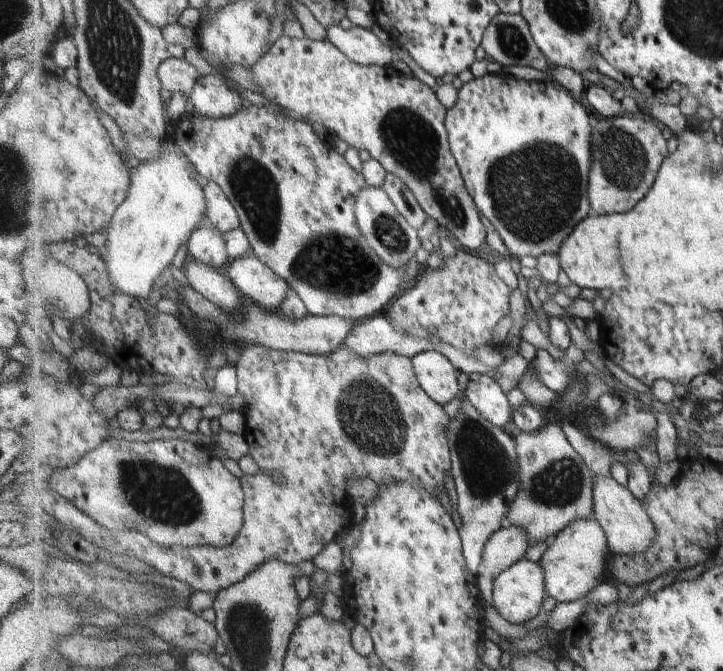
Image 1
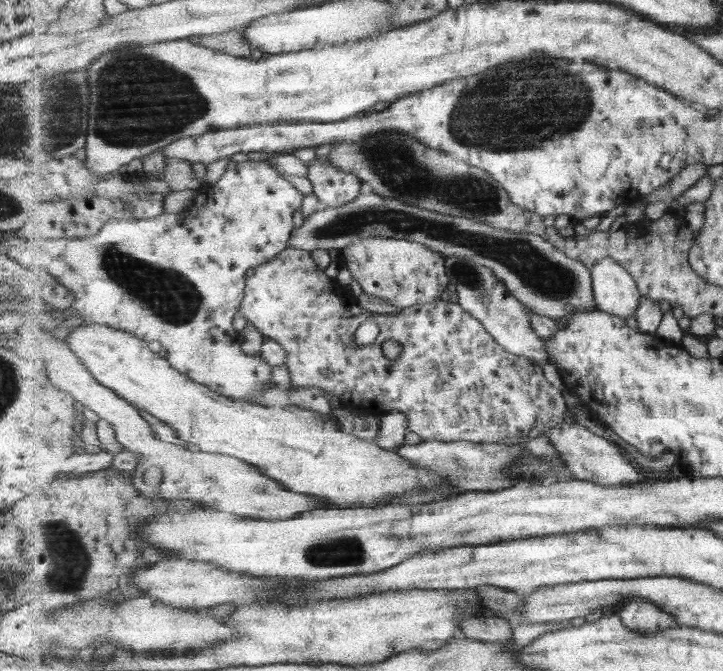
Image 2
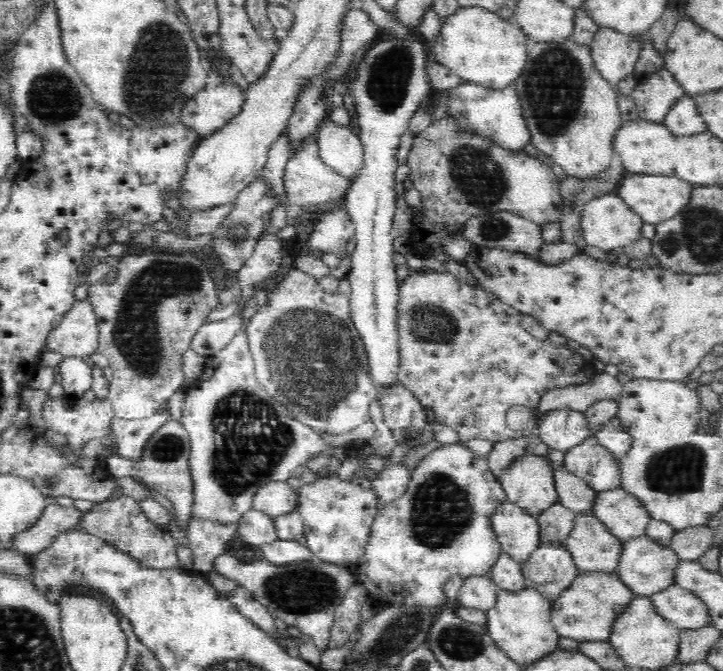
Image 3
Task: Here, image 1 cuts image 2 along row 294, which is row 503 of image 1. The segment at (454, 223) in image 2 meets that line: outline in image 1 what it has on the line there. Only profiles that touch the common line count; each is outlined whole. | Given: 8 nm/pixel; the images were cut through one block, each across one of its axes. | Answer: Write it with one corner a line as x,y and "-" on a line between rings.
561,424
545,425
534,433
519,432
516,436
522,490
510,506
507,524
525,528
530,544
555,538
577,519
594,516
595,475
587,461
567,440

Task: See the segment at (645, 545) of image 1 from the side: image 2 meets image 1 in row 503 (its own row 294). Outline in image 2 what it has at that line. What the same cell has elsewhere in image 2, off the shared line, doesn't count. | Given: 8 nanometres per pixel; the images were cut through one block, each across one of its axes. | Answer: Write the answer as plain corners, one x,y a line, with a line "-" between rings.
600,258
591,268
596,309
617,317
635,317
643,298
637,280
613,258

